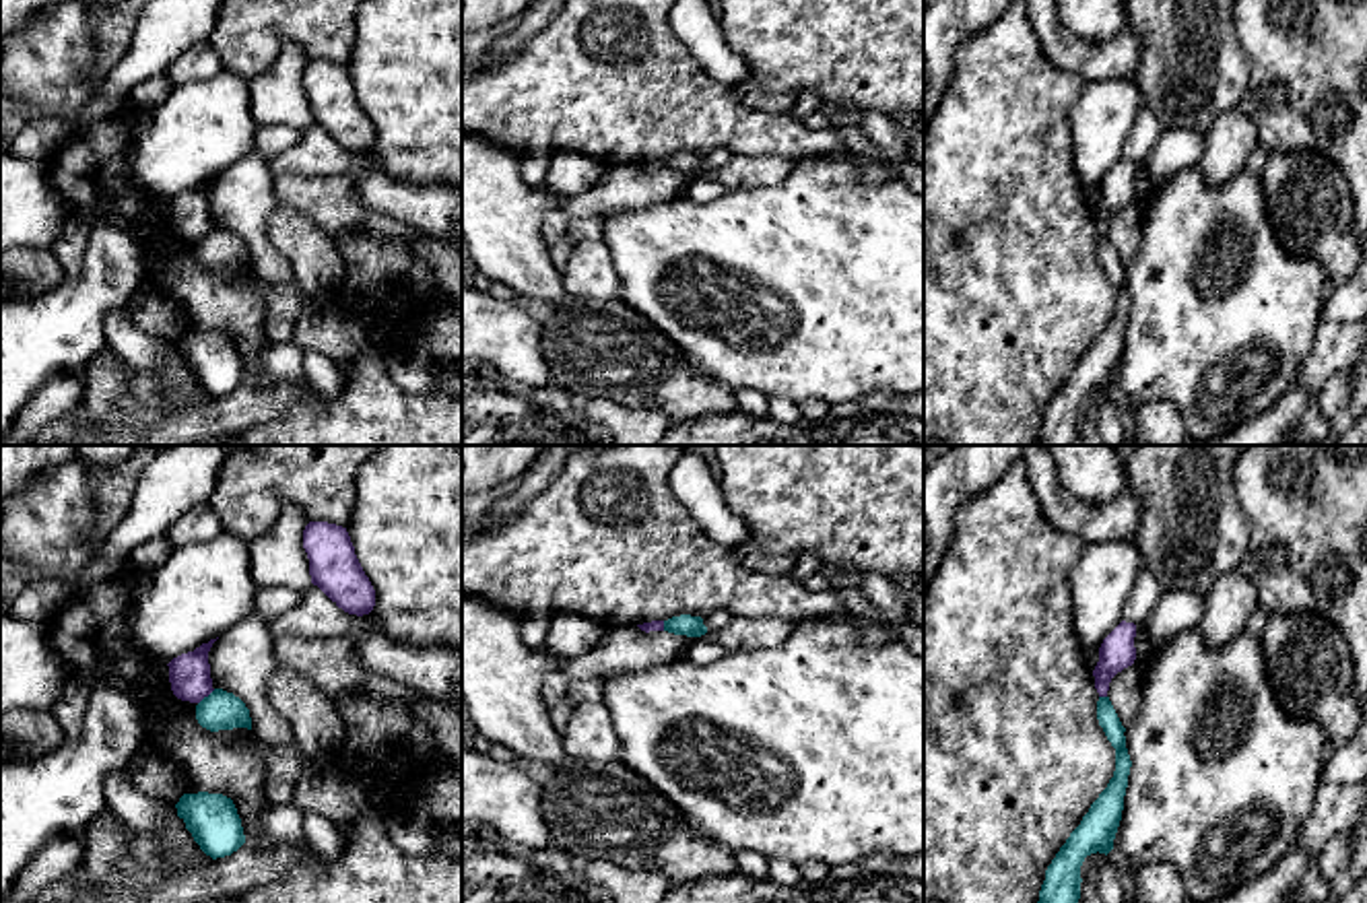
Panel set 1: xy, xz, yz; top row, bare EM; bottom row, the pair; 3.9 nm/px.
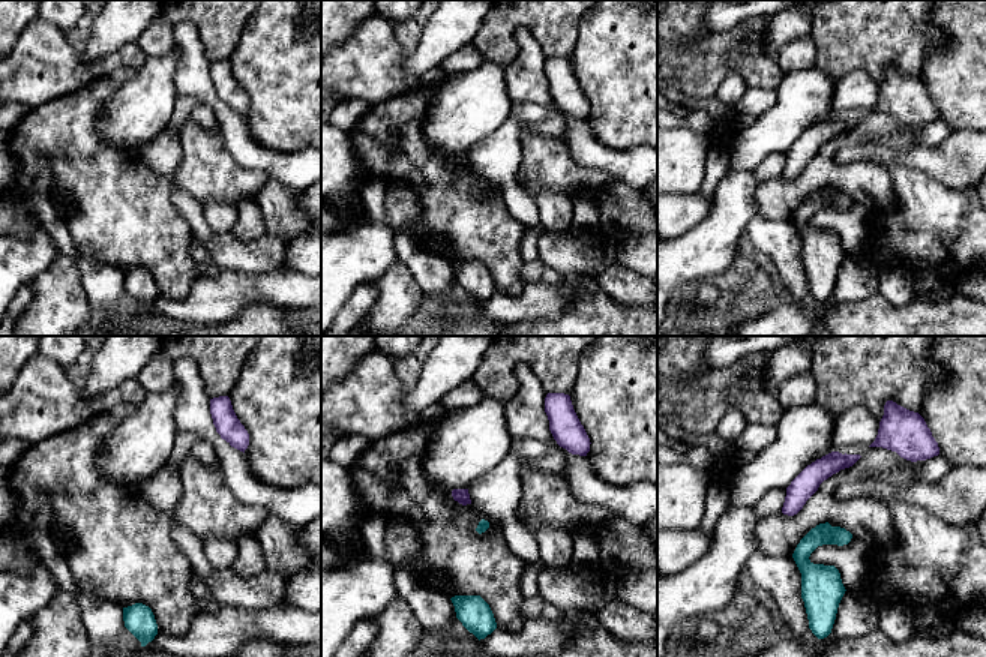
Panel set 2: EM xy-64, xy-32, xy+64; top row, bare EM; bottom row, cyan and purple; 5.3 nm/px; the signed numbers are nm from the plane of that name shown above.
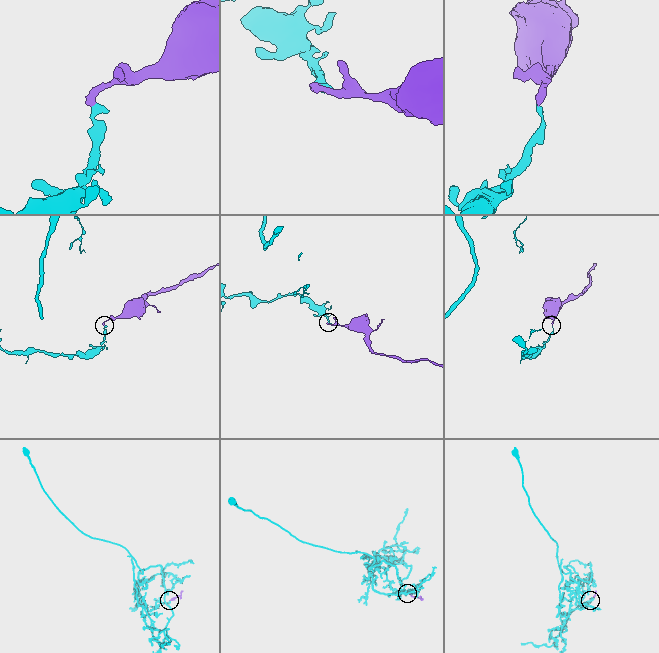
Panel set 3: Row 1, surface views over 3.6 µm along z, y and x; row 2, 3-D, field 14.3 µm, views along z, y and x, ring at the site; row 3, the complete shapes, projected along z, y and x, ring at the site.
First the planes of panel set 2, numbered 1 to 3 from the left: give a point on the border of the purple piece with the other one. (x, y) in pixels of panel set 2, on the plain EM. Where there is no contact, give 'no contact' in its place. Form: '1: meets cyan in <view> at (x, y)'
1: no contact
2: no contact
3: no contact

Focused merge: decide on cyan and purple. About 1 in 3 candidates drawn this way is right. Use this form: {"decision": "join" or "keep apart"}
{"decision": "keep apart"}

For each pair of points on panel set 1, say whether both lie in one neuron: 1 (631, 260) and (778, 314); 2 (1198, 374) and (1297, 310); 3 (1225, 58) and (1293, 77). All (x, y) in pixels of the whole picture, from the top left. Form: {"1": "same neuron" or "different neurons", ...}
{"1": "same neuron", "2": "same neuron", "3": "different neurons"}

